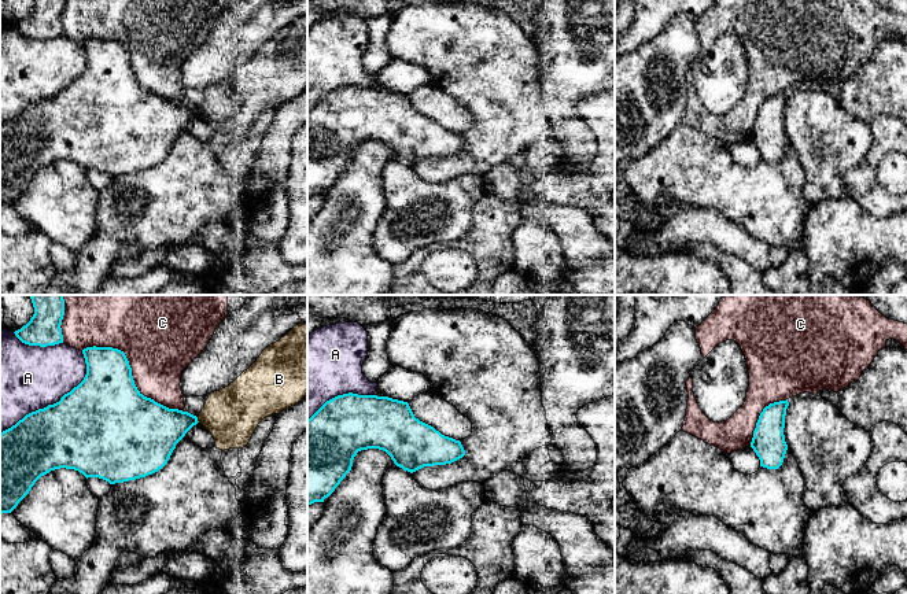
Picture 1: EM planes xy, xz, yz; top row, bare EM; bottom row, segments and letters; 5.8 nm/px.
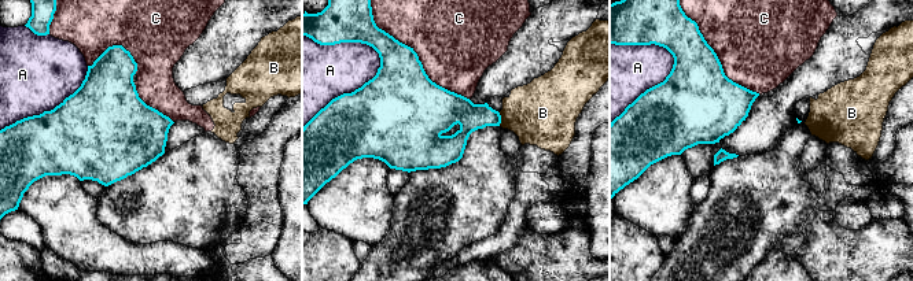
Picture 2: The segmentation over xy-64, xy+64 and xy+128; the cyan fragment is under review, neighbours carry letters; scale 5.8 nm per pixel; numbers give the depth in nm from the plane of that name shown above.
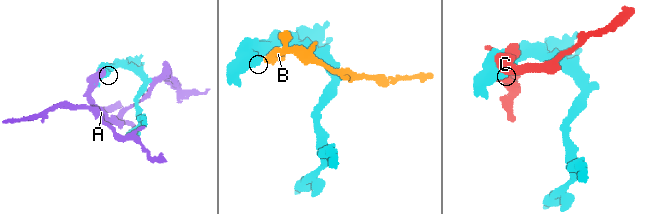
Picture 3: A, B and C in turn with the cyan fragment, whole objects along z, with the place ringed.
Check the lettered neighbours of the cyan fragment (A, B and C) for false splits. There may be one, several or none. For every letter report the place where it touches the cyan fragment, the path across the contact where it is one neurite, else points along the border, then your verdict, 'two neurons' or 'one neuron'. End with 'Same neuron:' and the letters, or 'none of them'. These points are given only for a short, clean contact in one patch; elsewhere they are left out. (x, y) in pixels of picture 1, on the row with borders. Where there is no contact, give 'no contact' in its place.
A: meets cyan in xy at (56, 402); two neurons
B: meets cyan in xy at (196, 420); border along xy (196, 417), (199, 421); two neurons
C: meets cyan in xy at (131, 373); two neurons
Same neuron: none of them

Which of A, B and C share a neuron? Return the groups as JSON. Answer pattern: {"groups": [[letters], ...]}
{"groups": [["A"], ["B"], ["C"]]}

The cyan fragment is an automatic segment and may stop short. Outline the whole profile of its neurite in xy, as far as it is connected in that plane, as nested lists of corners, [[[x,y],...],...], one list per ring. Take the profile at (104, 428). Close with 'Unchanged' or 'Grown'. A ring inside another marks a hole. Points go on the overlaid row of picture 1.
[[[113,347],[82,350],[86,375],[84,380],[59,402],[26,414],[0,433],[0,516],[11,513],[29,494],[34,483],[51,471],[74,469],[88,477],[99,477],[110,484],[145,477],[162,469],[176,444],[196,425],[198,417],[178,409],[169,409],[144,396],[136,387],[132,368],[123,351]]]. Unchanged

